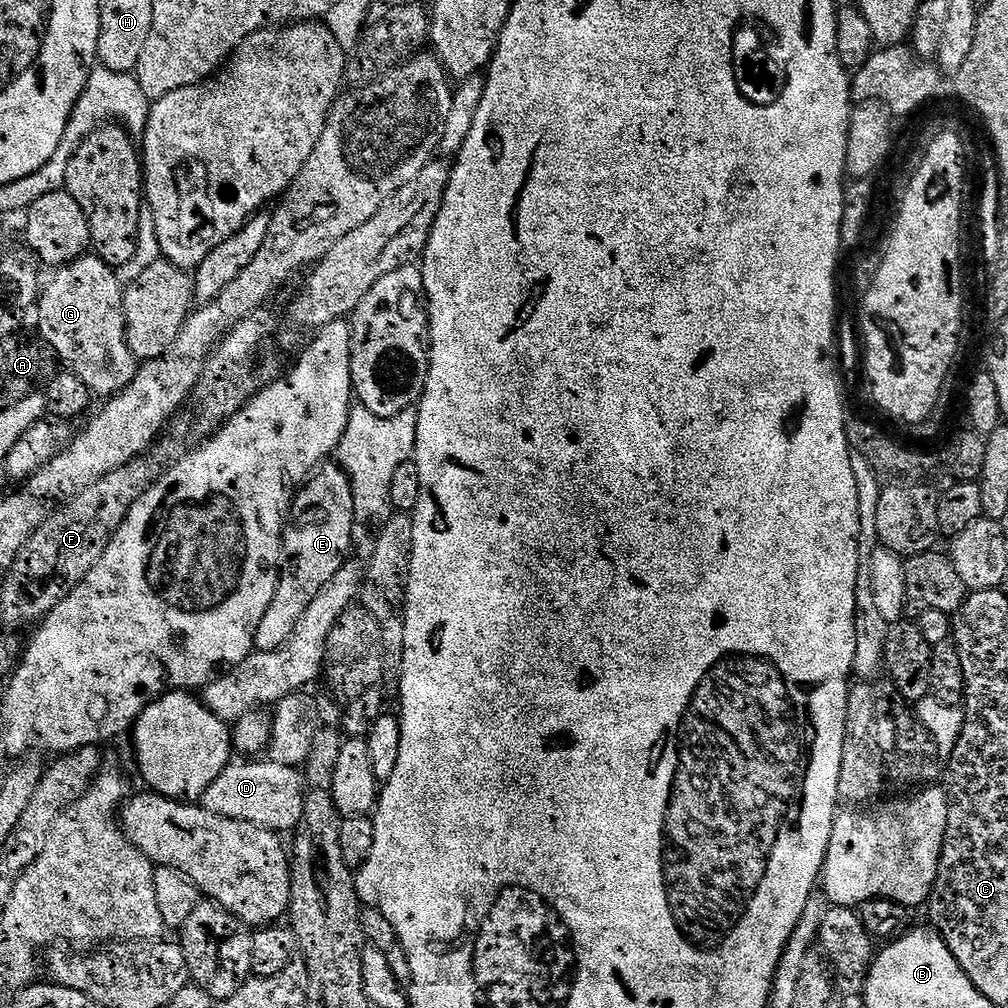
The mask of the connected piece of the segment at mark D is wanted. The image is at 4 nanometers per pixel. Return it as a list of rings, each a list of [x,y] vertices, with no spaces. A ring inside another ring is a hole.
[[[264,758],[249,759],[252,760],[249,764],[229,763],[220,778],[205,790],[203,807],[219,816],[252,821],[273,830],[299,829],[304,822],[310,793],[305,773],[291,764],[278,764],[271,758],[260,759]]]

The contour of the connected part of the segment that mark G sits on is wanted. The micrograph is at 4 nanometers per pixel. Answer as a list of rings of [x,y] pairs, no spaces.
[[[89,254],[87,256],[82,256],[80,259],[75,260],[73,264],[65,264],[59,269],[60,272],[52,281],[47,281],[46,287],[41,291],[40,299],[38,301],[38,313],[40,312],[40,332],[39,335],[50,345],[53,351],[56,353],[57,357],[61,361],[69,360],[71,367],[75,369],[78,375],[91,386],[93,389],[98,390],[101,388],[102,391],[108,392],[107,394],[115,393],[117,390],[123,390],[132,383],[135,379],[136,373],[140,371],[141,361],[138,359],[135,352],[133,352],[131,345],[129,344],[129,331],[128,331],[128,315],[125,312],[125,297],[126,288],[122,283],[120,285],[120,280],[116,277],[117,269],[113,265],[109,264],[103,256],[99,254]]]

